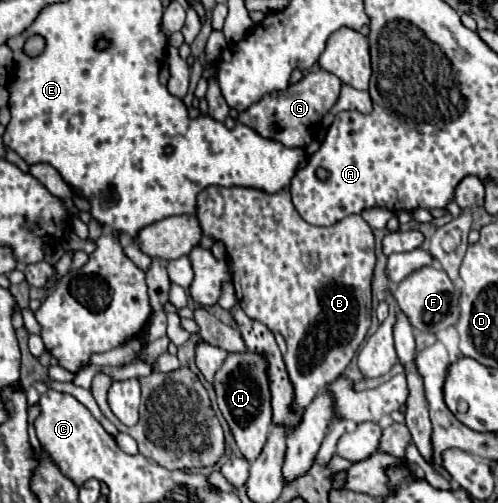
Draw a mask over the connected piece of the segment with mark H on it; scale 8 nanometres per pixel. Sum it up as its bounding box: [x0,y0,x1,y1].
[216,352,272,462]

